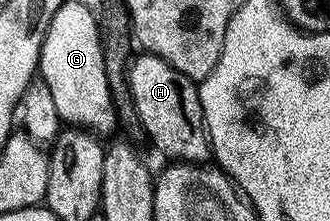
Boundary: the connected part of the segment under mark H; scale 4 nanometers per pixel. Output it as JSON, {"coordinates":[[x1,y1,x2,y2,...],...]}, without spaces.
{"coordinates":[[141,51,138,54,127,66,127,80,136,120,141,120,150,143,173,163,208,162,211,157,209,133,205,130,198,82,175,71,171,63,159,59,154,53]]}

